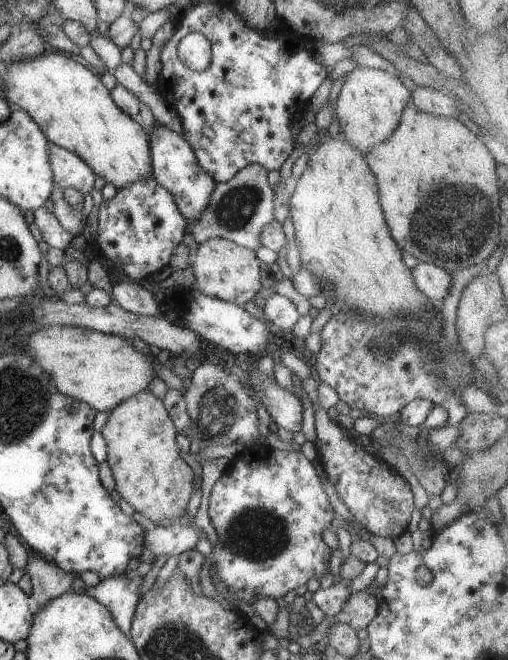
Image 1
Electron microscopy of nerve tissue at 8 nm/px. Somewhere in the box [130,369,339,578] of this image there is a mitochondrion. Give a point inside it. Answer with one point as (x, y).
(255, 534)

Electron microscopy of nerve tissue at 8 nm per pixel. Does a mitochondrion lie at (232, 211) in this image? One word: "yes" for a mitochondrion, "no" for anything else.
yes

